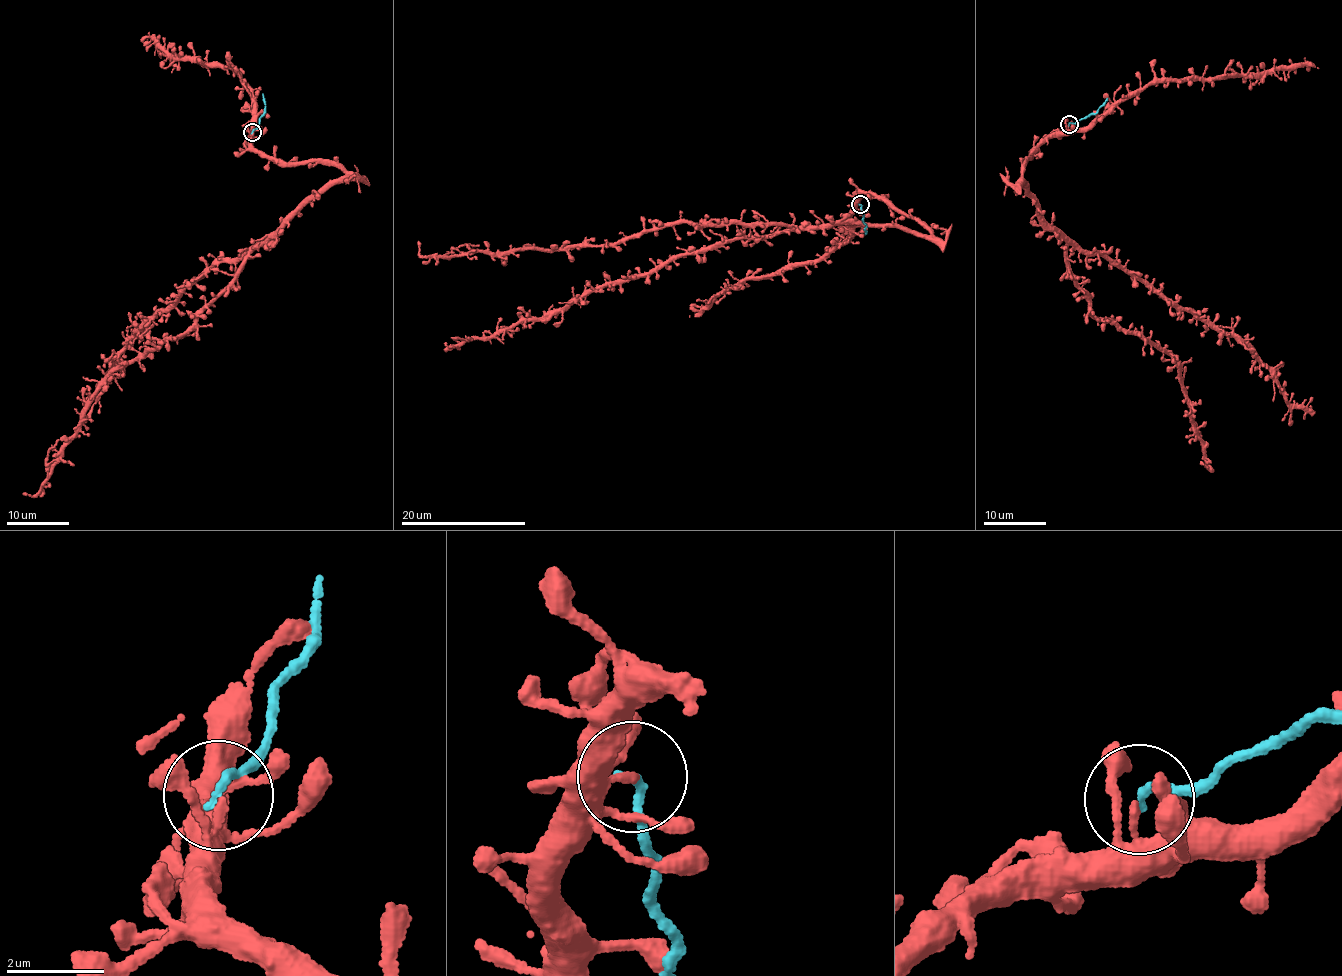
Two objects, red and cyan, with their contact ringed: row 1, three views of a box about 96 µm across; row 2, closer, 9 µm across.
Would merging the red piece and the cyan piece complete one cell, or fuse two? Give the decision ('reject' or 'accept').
reject

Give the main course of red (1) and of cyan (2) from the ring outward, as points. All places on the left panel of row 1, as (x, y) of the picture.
1: (253, 132), (270, 157), (345, 176), (252, 251), (191, 326), (119, 365), (41, 489), (23, 493)
2: (252, 132), (265, 113), (262, 94)

